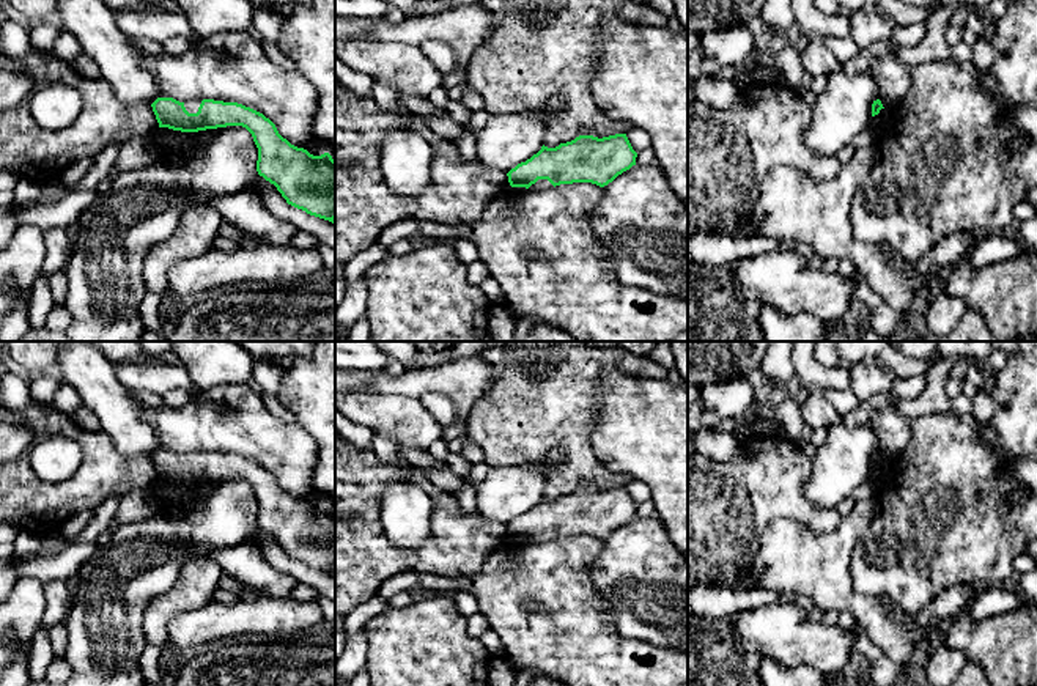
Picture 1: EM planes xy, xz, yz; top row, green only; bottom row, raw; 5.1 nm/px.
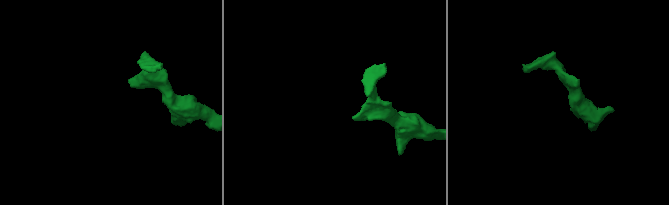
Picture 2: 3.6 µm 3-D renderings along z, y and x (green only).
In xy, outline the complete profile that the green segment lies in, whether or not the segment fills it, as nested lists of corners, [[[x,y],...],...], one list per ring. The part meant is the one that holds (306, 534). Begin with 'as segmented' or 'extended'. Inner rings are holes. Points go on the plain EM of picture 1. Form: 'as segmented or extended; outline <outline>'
extended; outline [[[157,450],[151,459],[159,480],[173,483],[245,480],[258,500],[258,527],[274,537],[288,557],[334,576],[335,513],[329,505],[313,508],[291,497],[269,470],[238,455]]]

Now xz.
extended; outline [[[626,486],[609,489],[579,488],[555,500],[541,499],[507,529],[511,540],[548,543],[560,537],[592,535],[600,540],[636,518],[637,505]]]

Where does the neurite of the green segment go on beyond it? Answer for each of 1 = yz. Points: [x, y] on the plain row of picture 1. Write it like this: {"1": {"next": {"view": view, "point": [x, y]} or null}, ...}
{"1": {"next": null}}

